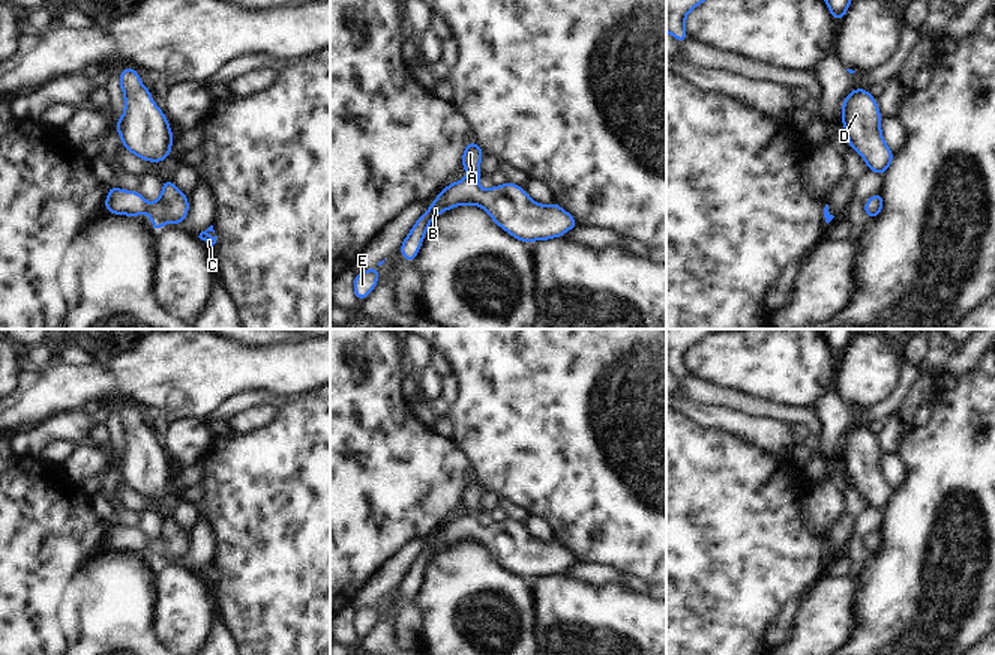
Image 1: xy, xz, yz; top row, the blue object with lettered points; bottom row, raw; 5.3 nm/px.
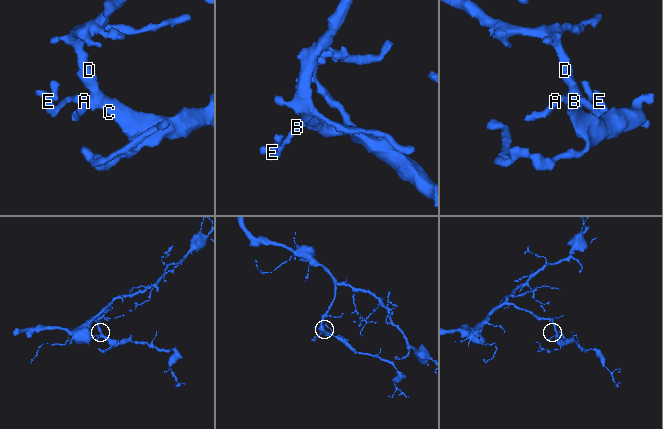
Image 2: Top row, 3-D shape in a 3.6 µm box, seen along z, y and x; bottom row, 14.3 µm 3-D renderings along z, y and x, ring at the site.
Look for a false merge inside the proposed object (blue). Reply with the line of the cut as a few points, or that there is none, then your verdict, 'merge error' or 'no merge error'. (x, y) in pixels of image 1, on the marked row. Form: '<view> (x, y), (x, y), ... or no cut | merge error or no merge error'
no cut | no merge error

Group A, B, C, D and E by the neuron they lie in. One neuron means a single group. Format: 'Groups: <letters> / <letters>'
Groups: A B C D E.

